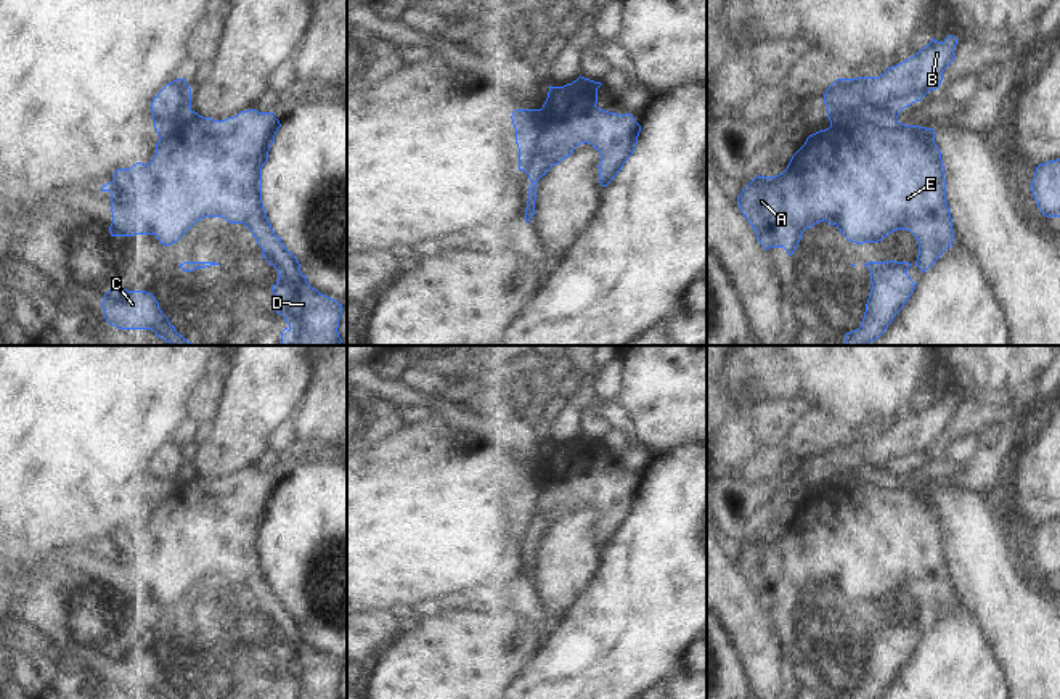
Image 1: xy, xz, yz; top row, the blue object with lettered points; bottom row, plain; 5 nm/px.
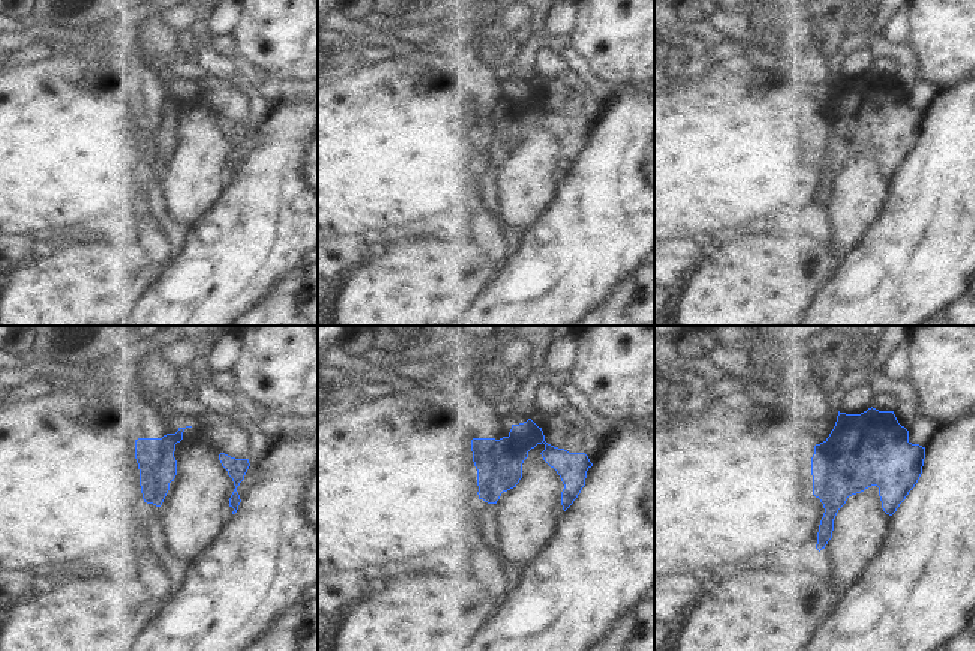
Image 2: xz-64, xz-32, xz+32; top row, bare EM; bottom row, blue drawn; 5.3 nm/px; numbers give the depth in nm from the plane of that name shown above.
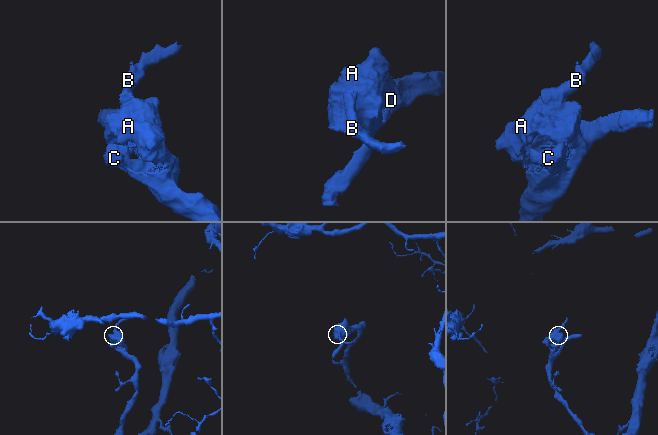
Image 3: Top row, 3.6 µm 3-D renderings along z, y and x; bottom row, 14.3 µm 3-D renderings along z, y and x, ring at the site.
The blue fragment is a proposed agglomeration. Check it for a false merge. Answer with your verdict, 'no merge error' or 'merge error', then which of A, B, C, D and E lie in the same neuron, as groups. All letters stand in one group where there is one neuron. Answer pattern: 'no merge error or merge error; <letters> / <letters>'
merge error; A C D E / B

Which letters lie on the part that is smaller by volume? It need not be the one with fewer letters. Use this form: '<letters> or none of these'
B

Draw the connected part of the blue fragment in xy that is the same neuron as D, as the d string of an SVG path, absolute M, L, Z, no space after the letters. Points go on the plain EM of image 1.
M247 469L225 480L191 471L173 487L156 488L159 501L151 522L117 529L114 540L101 546L101 551L111 553L109 591L111 596L156 595L161 604L170 606L204 577L244 583L263 609L262 617L279 633L271 652L275 672L289 685L281 691L281 699L340 699L337 688L342 664L307 643L299 620L275 595L262 562L262 527L279 487L273 472Z

